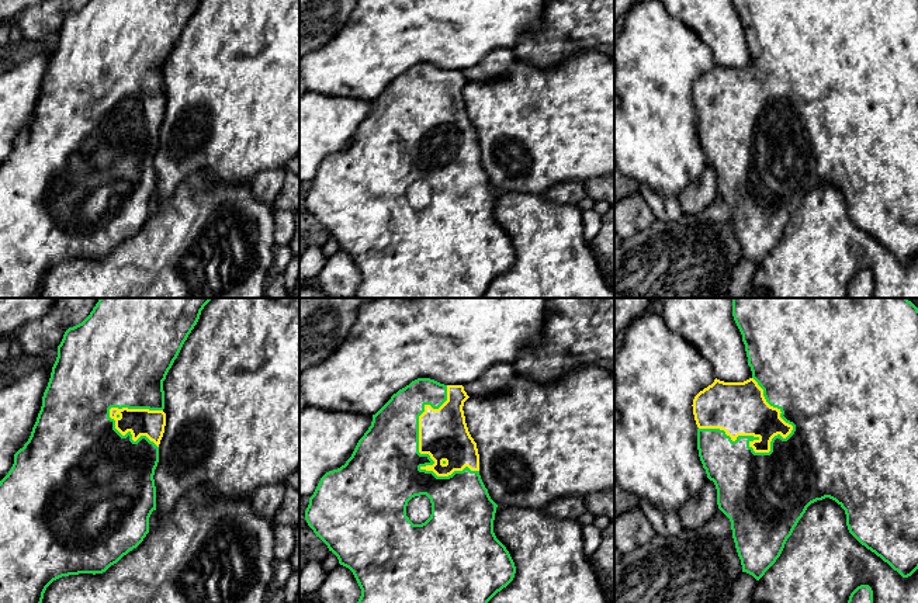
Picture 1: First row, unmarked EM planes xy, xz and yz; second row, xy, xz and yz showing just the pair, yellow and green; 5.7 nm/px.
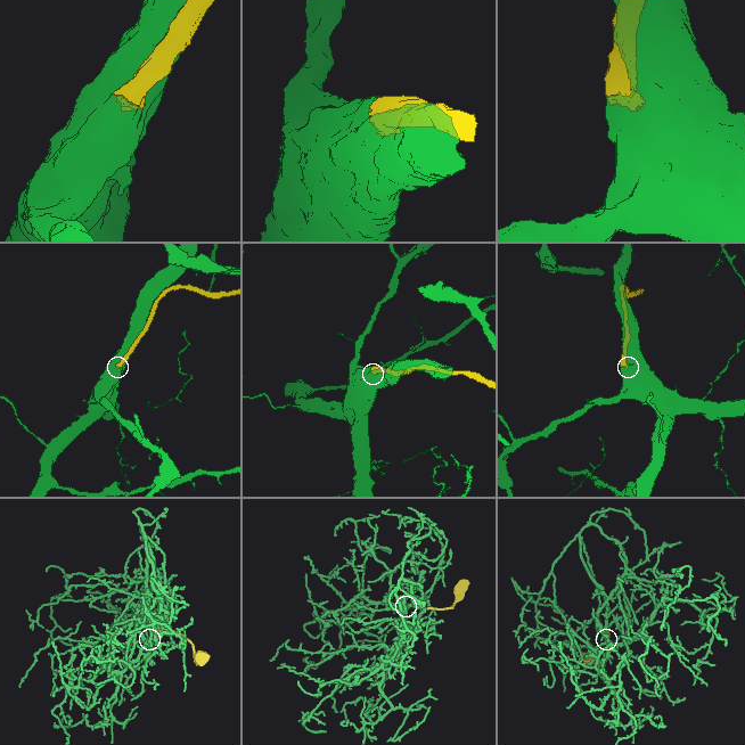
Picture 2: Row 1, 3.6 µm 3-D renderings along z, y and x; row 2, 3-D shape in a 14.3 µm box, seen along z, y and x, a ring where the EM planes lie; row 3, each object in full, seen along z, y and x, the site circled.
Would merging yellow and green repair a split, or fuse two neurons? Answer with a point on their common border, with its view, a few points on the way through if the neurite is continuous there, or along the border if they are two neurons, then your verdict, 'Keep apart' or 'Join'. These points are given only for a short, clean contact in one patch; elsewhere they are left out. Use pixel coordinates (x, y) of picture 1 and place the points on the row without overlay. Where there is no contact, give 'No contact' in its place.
Touches yellow at yz (751, 127). Join

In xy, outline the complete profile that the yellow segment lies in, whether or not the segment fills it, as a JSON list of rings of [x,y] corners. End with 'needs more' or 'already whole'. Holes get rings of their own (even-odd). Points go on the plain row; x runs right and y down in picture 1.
[[[89,0],[65,17],[31,121],[14,139],[11,155],[0,166],[0,298],[39,298],[44,278],[53,266],[103,259],[143,226],[149,218],[149,202],[156,195],[153,160],[166,111],[163,66],[198,4],[200,0]]] | needs more

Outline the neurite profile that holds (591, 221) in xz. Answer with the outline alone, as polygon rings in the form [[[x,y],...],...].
[[[589,209],[582,212],[582,226],[585,239],[592,243],[602,228],[602,219],[593,209]]]

